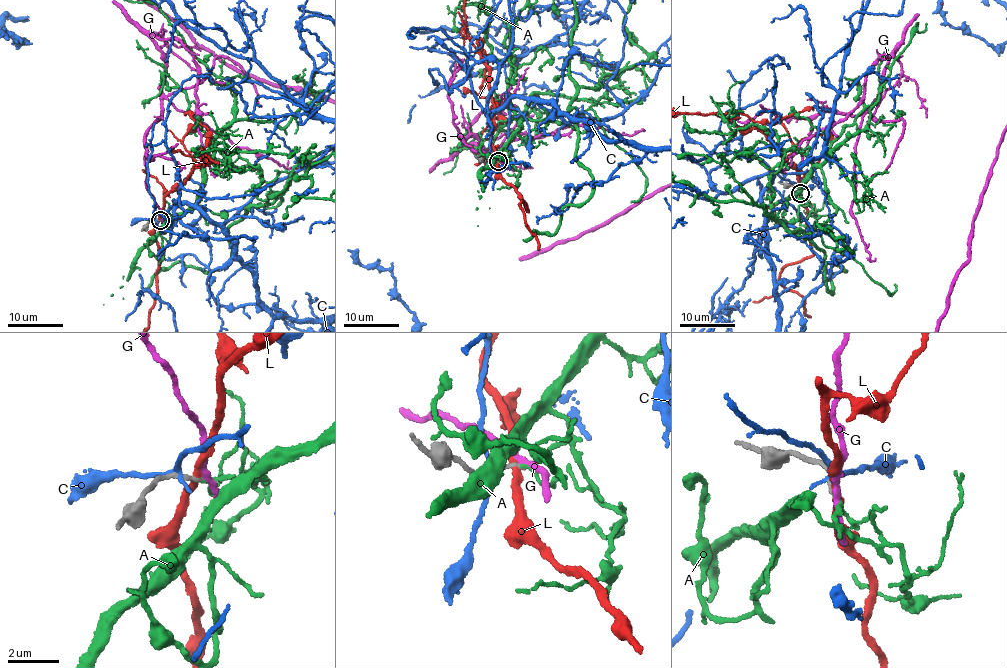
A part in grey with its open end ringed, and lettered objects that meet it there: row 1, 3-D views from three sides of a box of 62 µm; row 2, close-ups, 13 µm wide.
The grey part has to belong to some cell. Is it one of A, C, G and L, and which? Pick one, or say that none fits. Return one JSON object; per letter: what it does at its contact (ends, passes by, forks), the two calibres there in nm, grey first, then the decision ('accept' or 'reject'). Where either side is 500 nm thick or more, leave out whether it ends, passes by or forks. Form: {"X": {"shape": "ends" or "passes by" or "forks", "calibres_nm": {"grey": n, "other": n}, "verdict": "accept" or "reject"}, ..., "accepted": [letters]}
{"A": {"shape": "passes by", "calibres_nm": {"grey": 150, "other": 120}, "verdict": "accept"}, "C": {"shape": "passes by", "calibres_nm": {"grey": 200, "other": 190}, "verdict": "reject"}, "G": {"shape": "passes by", "calibres_nm": {"grey": 140, "other": 240}, "verdict": "reject"}, "L": {"shape": "passes by", "calibres_nm": {"grey": 160, "other": 280}, "verdict": "reject"}, "accepted": ["A"]}

